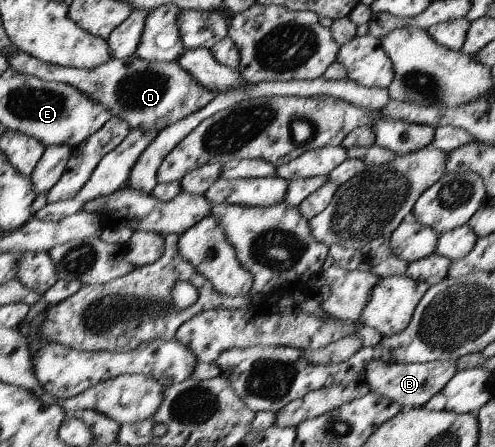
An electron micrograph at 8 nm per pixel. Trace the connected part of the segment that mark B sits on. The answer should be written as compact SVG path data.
M453 358L444 361L426 362L423 364L395 364L384 362L381 359L369 361L364 368L363 379L369 385L370 392L376 395L395 401L401 408L411 405L412 408L419 408L435 393L441 392L445 383L457 372L456 361Z

